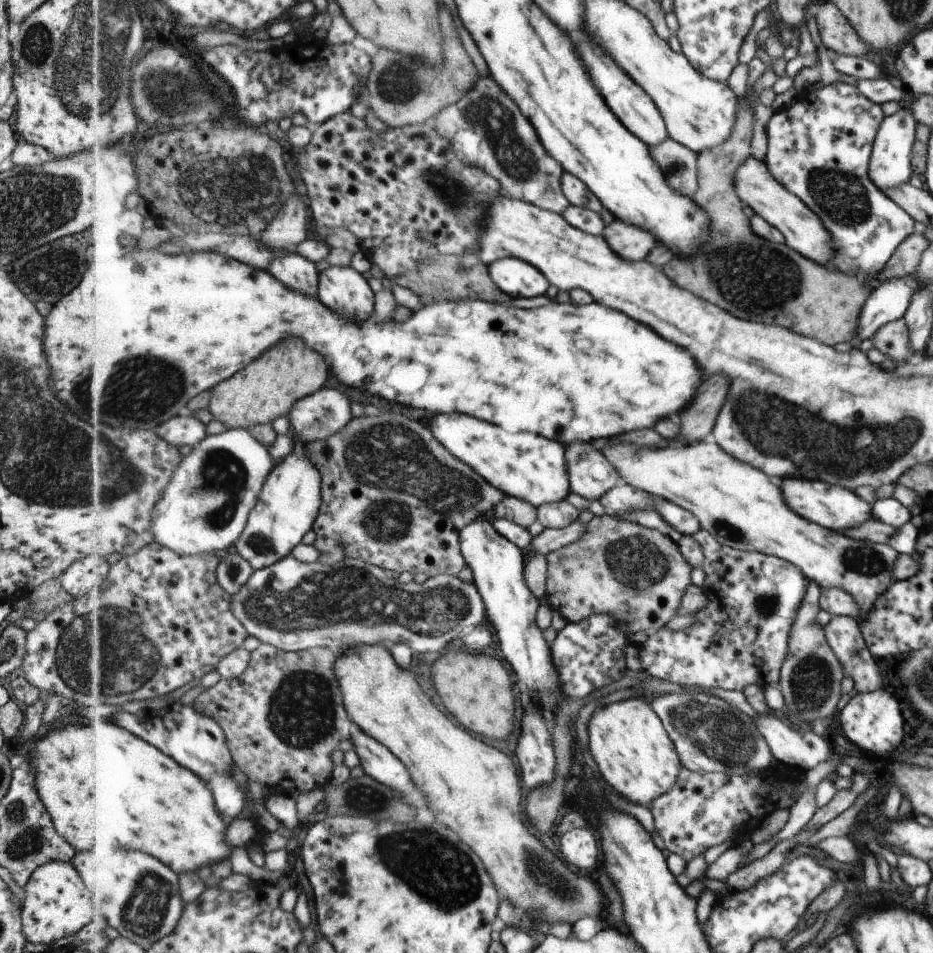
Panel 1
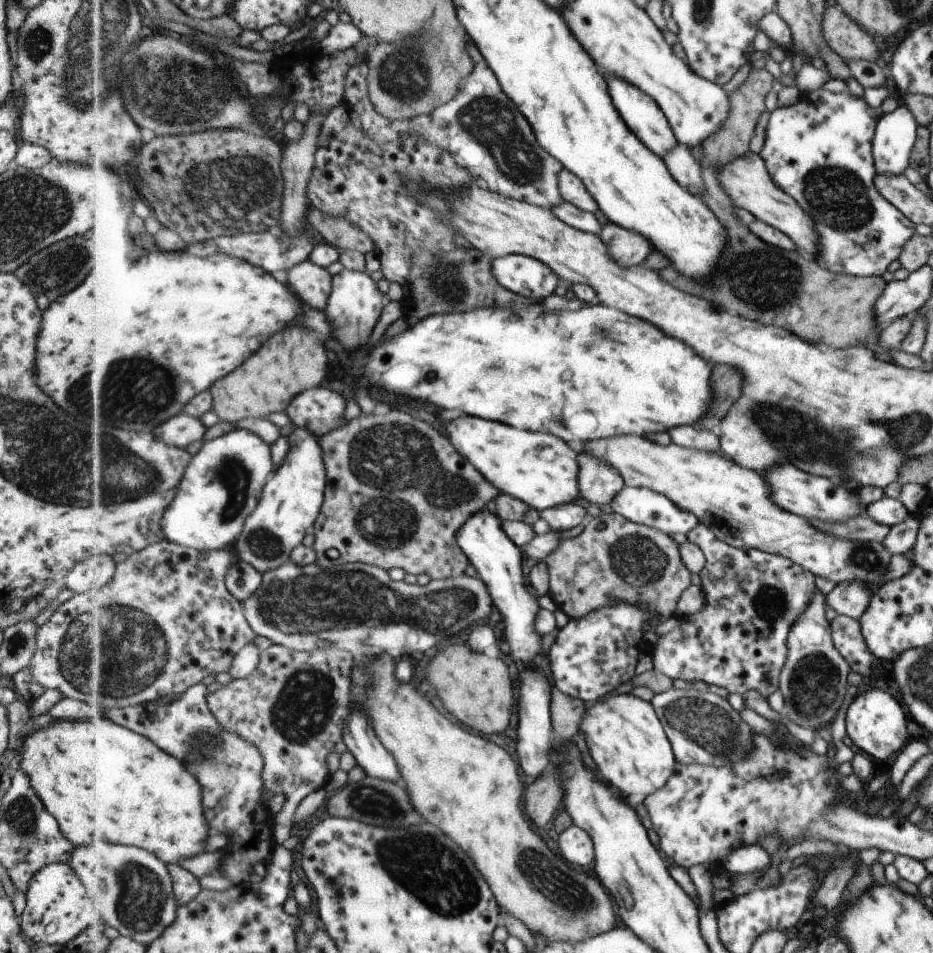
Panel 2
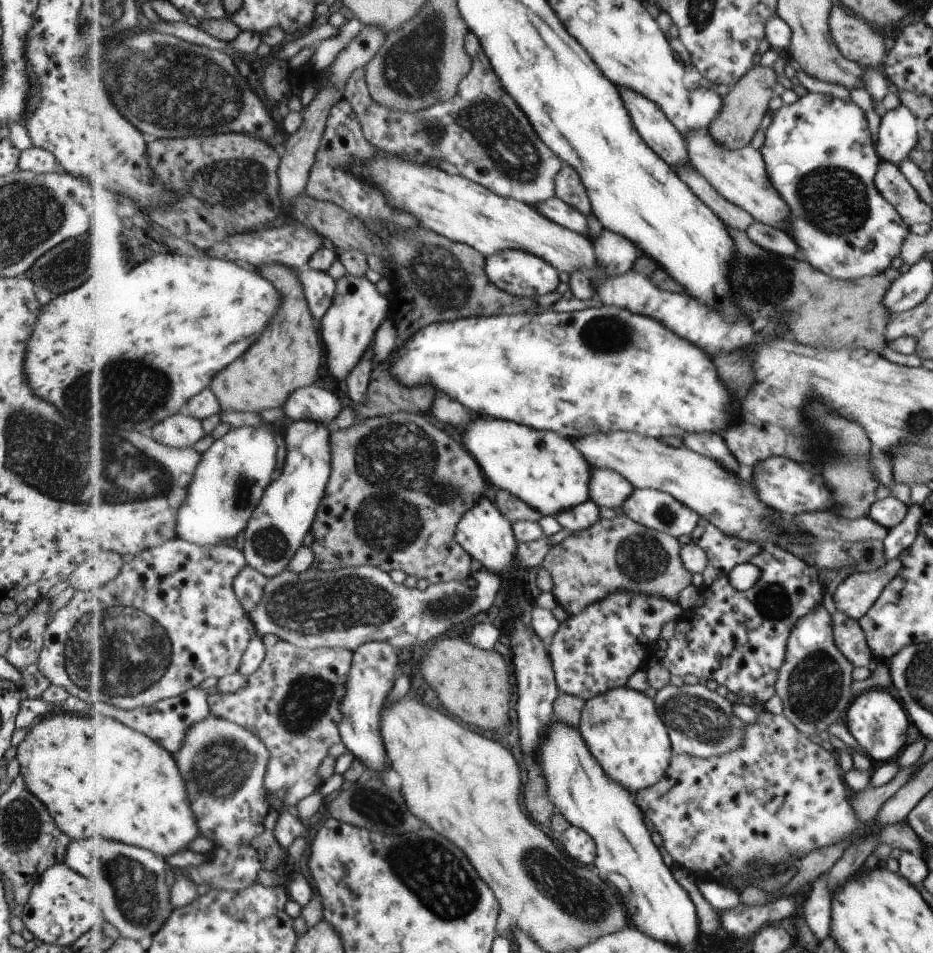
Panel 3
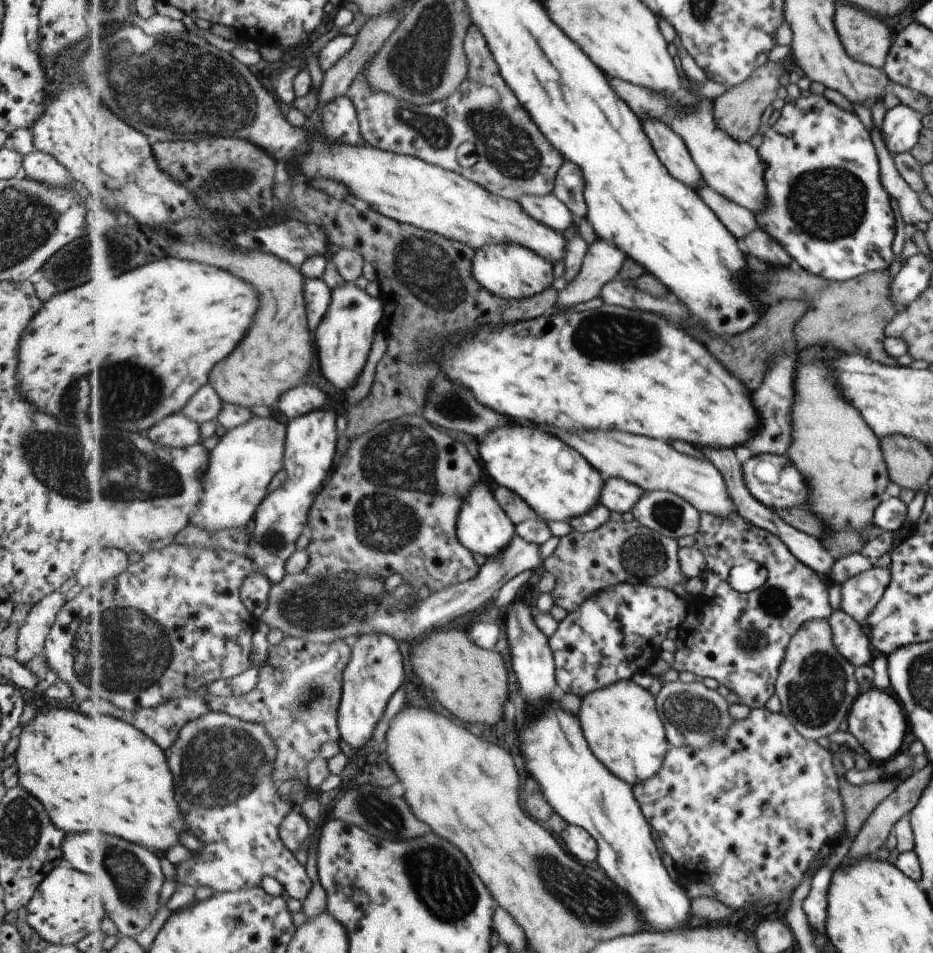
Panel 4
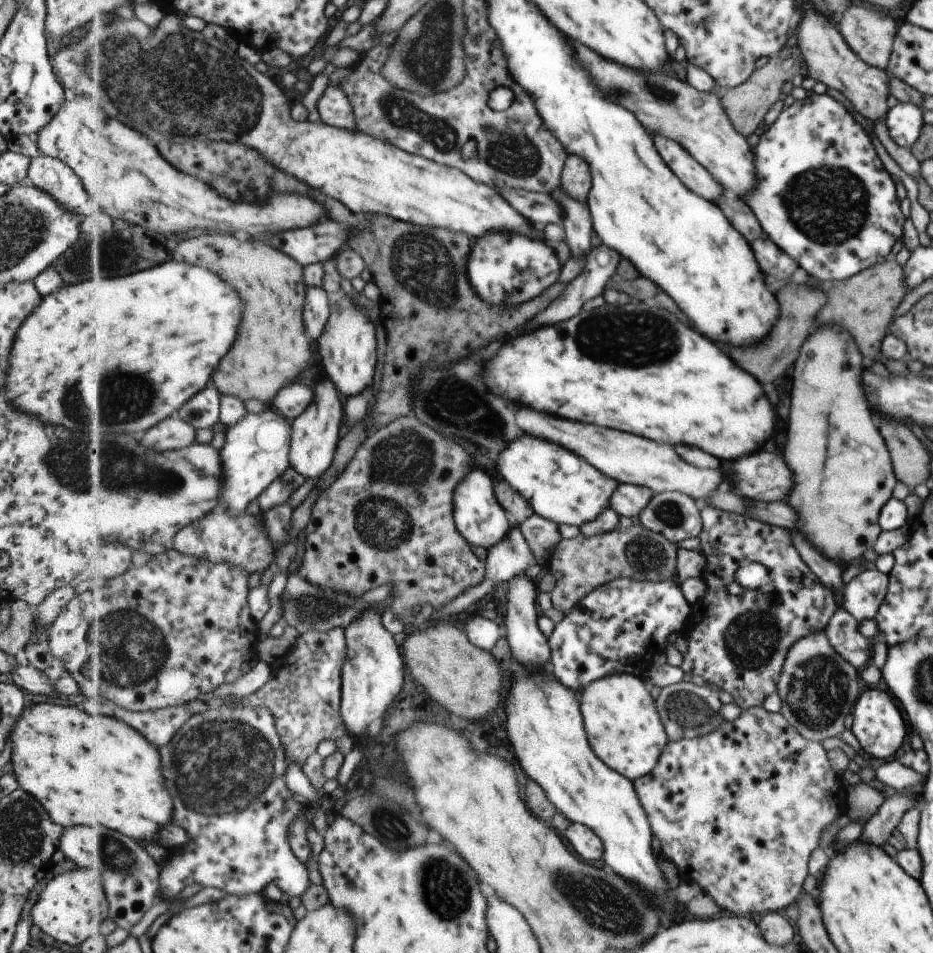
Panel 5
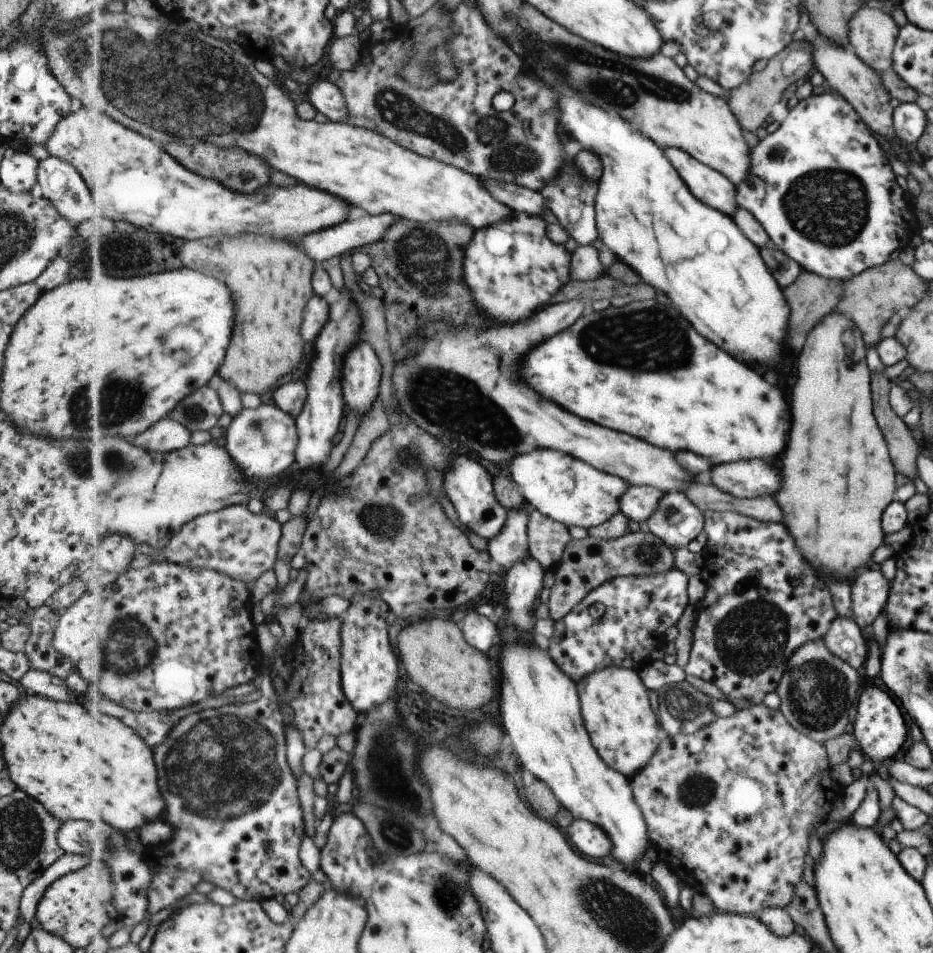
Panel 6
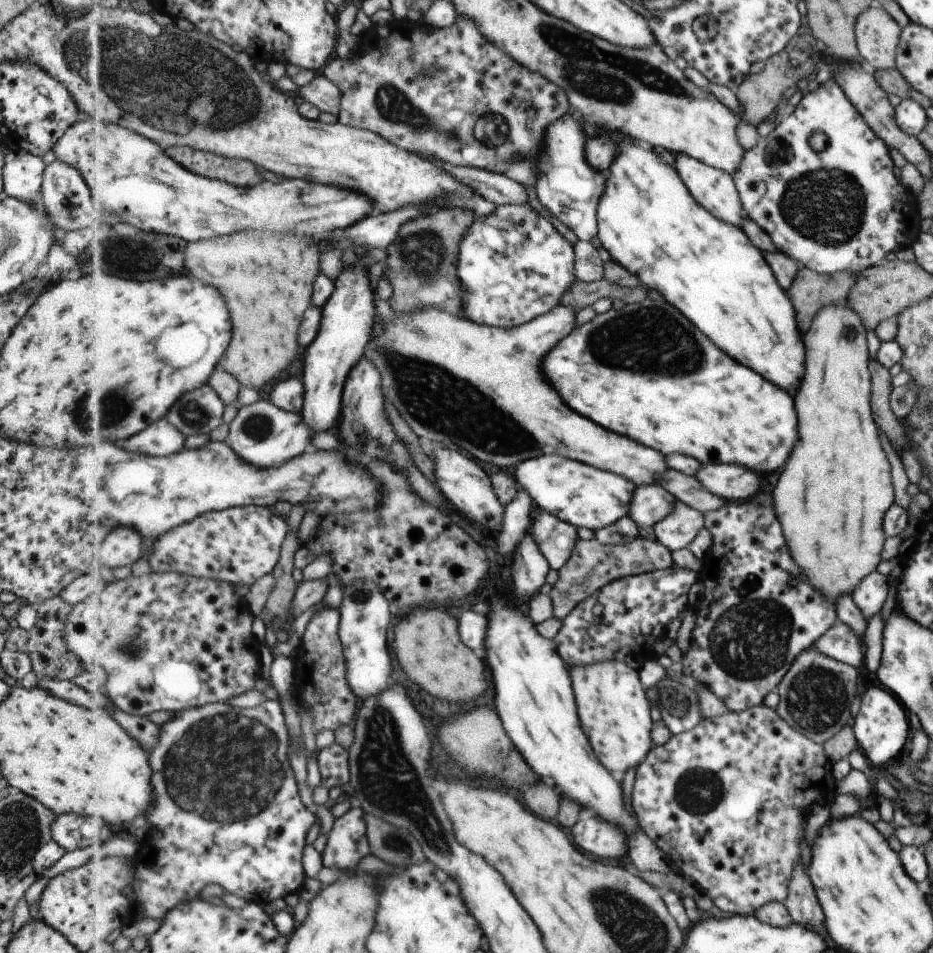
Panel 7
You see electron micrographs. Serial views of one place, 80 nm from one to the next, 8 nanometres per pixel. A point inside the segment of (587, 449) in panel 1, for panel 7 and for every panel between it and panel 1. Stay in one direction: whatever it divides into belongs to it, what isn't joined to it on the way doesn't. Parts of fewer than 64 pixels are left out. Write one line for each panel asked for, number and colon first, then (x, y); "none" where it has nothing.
2: (598, 482)
3: (608, 488)
4: (620, 495)
5: (629, 500)
6: (639, 503)
7: (651, 504)

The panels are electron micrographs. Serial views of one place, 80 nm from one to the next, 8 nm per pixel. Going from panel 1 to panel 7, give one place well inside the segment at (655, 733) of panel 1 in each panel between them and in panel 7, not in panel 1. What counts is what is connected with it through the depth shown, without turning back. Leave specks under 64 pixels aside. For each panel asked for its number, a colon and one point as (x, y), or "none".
2: (624, 734)
3: (623, 727)
4: (621, 721)
5: (625, 728)
6: (616, 705)
7: (614, 706)

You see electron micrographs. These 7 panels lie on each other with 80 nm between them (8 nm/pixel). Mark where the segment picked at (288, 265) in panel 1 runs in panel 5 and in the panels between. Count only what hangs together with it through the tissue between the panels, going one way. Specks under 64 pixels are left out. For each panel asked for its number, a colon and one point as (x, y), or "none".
2: (312, 282)
3: (320, 287)
4: (319, 295)
5: (317, 312)

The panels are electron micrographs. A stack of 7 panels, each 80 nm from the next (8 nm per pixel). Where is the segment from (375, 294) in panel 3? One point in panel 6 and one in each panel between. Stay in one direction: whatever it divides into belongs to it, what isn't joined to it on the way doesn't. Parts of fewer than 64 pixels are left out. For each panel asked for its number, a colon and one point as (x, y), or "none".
4: (346, 335)
5: (348, 345)
6: (362, 372)

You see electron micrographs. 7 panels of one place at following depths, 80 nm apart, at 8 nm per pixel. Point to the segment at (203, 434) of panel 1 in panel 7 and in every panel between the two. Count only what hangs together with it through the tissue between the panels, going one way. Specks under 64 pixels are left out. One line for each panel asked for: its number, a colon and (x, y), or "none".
2: (182, 430)
3: (182, 430)
4: (177, 431)
5: (173, 433)
6: (167, 436)
7: (161, 439)

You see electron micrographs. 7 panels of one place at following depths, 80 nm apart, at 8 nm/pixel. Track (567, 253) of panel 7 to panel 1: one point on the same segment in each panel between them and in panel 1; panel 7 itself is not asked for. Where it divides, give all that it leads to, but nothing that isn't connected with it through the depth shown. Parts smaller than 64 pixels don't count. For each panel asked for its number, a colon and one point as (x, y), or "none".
1: (517, 278)
2: (522, 275)
3: (521, 273)
4: (512, 271)
5: (506, 269)
6: (514, 269)

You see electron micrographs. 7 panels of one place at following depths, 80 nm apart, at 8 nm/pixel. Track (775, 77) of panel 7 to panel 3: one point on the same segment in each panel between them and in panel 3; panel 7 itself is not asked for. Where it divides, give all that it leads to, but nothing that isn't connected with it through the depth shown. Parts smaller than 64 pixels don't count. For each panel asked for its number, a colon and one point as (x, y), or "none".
3: (744, 104)
4: (738, 110)
5: (746, 104)
6: (751, 102)

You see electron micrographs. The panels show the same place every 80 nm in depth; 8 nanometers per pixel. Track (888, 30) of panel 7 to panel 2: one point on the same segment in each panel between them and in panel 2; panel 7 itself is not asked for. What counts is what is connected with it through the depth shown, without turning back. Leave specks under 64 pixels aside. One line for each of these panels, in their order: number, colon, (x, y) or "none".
2: (849, 41)
3: (857, 41)
4: (865, 38)
5: (868, 33)
6: (871, 33)

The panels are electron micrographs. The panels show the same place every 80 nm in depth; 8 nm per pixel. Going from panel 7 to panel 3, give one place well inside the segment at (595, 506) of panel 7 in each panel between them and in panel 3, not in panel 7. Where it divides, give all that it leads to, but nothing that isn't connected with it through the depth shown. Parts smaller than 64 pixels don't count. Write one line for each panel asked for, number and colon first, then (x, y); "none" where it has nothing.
3: (546, 471)
4: (558, 482)
5: (560, 485)
6: (575, 493)

